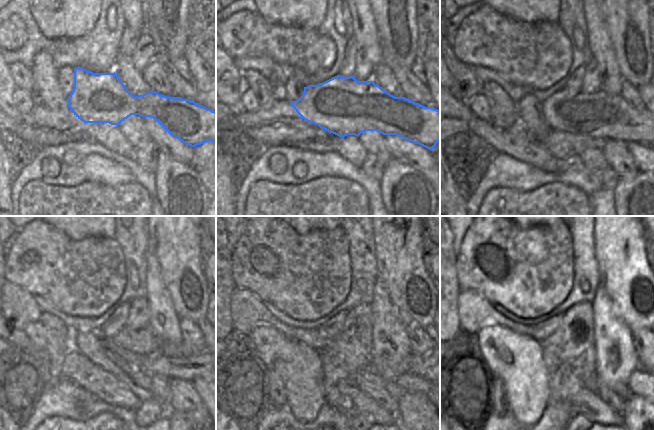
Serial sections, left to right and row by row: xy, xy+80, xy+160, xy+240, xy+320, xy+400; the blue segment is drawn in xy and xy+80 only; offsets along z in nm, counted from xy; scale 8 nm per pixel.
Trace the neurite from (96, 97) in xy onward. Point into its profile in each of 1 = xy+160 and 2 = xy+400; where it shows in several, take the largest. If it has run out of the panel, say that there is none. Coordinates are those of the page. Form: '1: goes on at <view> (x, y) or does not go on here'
1: goes on at xy+160 (601, 115)
2: goes on at xy+400 (560, 316)

